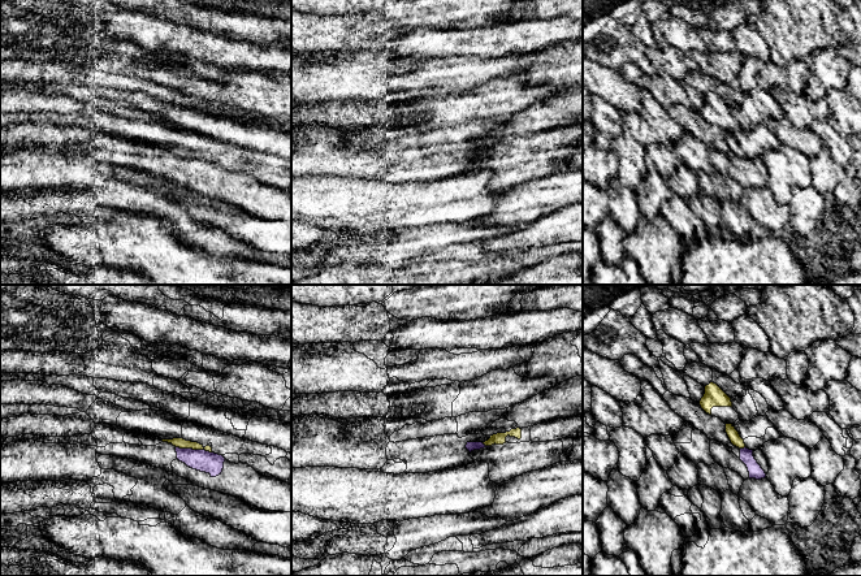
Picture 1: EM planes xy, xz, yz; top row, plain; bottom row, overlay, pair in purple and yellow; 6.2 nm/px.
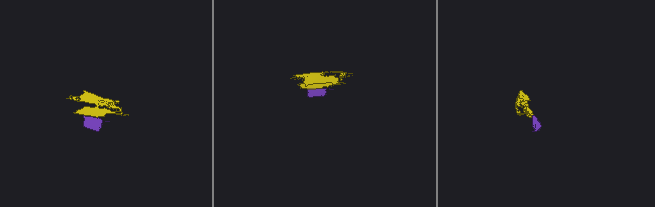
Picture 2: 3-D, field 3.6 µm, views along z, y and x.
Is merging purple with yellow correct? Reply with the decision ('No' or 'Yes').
No

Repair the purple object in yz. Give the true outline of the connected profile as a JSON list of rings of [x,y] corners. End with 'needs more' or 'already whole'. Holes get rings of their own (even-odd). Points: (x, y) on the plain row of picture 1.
[[[711,148],[710,161],[715,172],[723,177],[737,181],[744,189],[765,187],[769,181],[769,172],[761,157],[749,159],[736,155],[727,156],[723,152]]] | needs more

